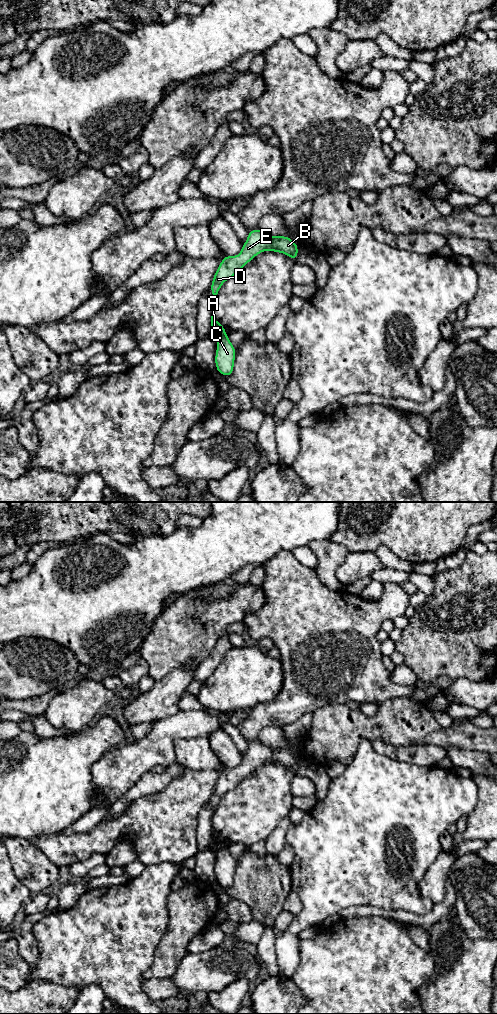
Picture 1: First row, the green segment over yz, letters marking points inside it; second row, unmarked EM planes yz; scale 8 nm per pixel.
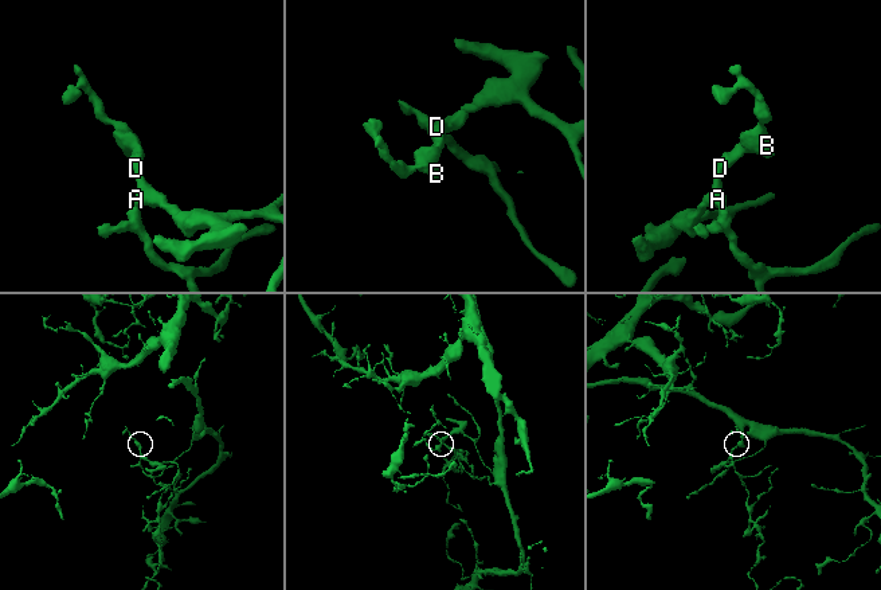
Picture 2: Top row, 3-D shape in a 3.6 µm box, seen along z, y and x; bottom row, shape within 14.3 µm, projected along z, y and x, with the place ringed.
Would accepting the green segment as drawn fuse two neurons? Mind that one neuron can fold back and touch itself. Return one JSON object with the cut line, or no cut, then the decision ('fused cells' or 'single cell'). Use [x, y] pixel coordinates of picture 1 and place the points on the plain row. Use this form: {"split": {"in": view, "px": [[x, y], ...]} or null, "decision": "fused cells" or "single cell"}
{"split": {"in": "yz", "px": [[225, 845], [217, 848]]}, "decision": "fused cells"}

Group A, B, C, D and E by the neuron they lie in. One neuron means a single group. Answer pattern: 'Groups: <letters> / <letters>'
Groups: A B D E / C

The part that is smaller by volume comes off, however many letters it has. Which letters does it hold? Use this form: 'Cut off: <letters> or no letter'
Cut off: C

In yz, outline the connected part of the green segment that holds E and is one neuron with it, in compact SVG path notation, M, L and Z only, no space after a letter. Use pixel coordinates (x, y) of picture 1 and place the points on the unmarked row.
M259 740L248 744L247 748L240 766L224 768L216 782L210 798L214 810L226 792L233 790L255 768L265 762L286 766L294 773L297 771L299 758L288 748L270 748Z

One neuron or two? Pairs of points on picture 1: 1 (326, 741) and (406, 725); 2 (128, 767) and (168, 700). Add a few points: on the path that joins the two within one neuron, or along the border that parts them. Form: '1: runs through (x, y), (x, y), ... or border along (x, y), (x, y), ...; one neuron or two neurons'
1: runs through (346, 729), (350, 727), (378, 727), (386, 725); one neuron
2: border along (178, 711), (156, 721); two neurons

